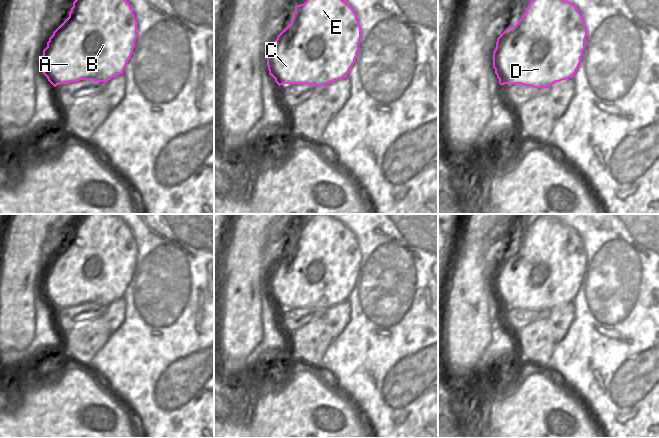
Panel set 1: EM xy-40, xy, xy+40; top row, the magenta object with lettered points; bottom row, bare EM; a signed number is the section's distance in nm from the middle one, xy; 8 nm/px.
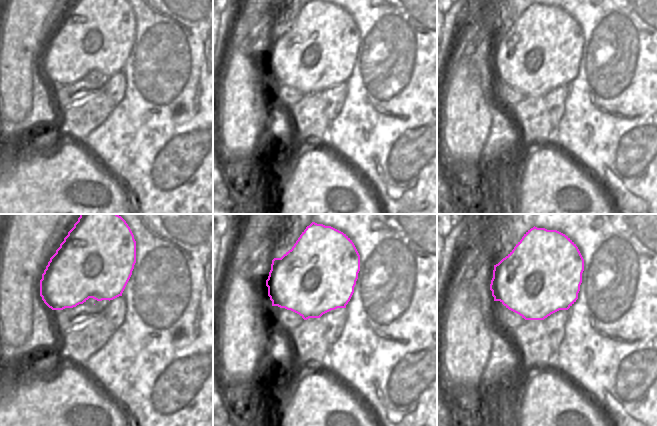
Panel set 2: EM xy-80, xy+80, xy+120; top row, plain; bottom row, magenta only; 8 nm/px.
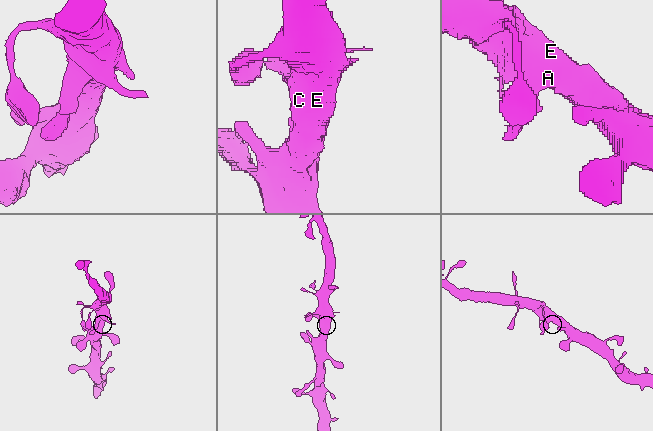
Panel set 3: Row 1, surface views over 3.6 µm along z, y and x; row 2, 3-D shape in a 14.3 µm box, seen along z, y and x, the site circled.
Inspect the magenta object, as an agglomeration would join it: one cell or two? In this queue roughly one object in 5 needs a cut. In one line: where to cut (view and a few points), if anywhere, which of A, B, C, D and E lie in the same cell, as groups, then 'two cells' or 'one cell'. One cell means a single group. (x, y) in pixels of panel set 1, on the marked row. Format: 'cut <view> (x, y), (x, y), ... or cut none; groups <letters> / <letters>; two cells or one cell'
cut none; groups A B C D E; one cell

